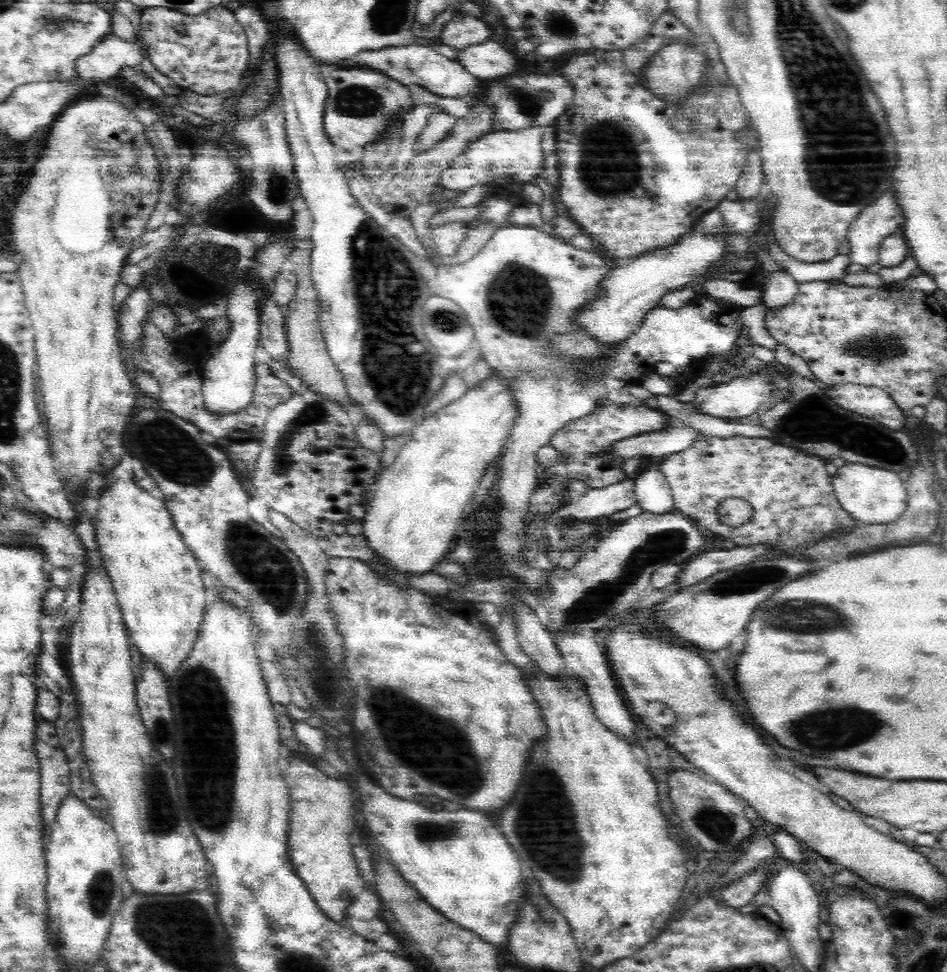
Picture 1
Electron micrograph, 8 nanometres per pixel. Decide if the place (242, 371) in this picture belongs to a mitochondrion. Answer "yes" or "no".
no

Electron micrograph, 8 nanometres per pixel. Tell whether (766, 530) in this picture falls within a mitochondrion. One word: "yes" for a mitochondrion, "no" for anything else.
no

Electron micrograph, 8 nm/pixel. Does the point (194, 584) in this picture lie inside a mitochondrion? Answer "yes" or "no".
no

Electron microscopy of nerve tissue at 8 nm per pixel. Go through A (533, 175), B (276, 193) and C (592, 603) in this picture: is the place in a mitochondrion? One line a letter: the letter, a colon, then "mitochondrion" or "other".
A: other
B: mitochondrion
C: mitochondrion

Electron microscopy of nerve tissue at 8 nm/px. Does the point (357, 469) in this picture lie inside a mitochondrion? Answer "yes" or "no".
no

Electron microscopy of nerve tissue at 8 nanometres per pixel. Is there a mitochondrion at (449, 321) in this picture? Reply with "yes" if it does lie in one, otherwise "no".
yes

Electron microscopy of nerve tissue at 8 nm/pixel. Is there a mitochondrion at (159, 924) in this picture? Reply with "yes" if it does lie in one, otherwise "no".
yes

